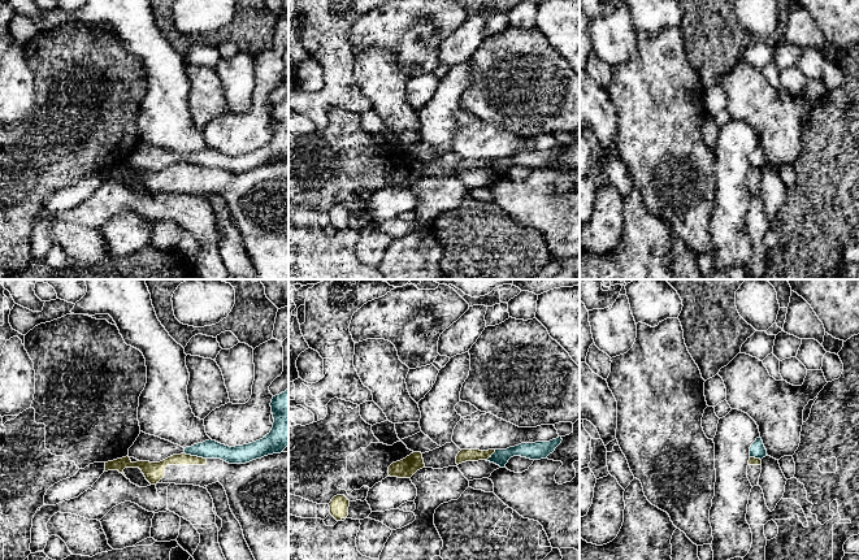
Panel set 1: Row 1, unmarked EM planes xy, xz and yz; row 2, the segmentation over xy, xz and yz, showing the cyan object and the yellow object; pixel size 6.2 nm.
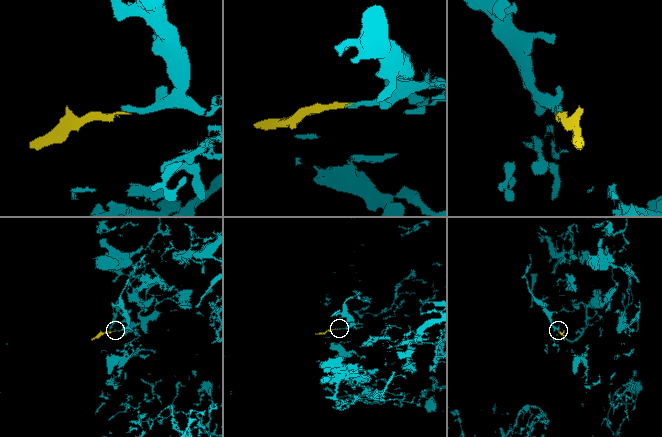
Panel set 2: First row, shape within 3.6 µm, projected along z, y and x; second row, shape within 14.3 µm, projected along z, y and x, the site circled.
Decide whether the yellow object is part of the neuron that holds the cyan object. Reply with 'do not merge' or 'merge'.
do not merge

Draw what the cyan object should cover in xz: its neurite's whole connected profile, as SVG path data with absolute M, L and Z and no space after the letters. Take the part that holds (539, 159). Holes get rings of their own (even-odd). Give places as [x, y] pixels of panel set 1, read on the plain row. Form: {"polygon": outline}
{"polygon": "M561 146L550 151L521 152L507 159L495 159L495 161L486 169L504 177L508 169L513 165L521 165L530 169L547 168L550 162L561 152Z"}

